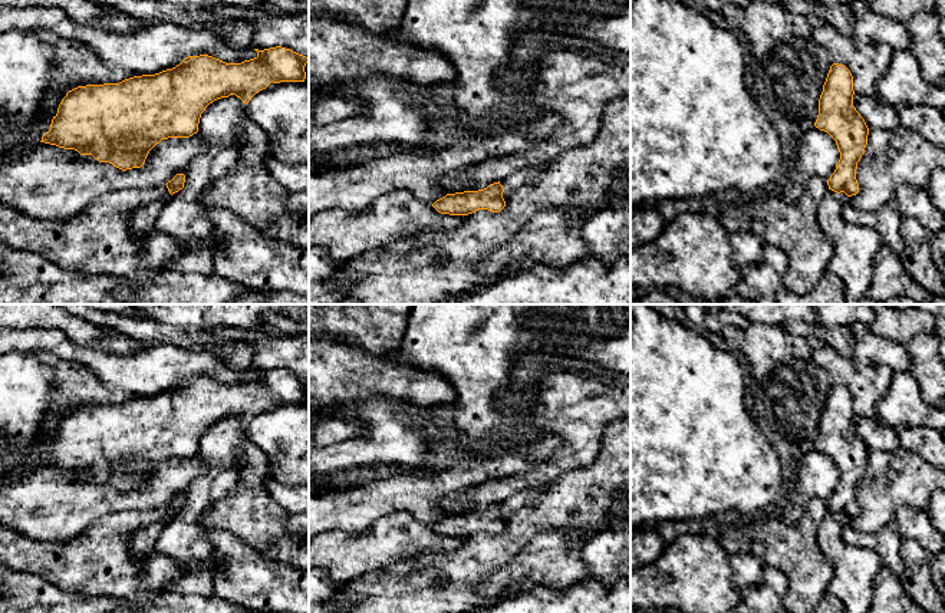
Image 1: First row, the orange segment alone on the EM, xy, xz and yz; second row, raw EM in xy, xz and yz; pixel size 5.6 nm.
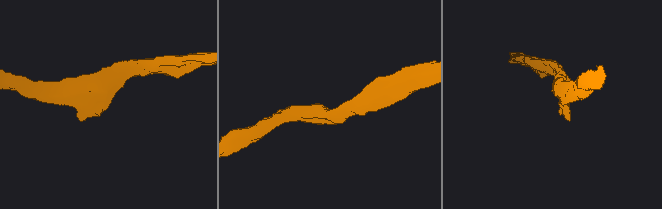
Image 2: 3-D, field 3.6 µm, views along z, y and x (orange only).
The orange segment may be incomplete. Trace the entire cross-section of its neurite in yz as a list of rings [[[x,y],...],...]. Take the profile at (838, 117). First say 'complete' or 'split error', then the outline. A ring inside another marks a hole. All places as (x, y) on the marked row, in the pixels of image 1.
complete; [[[833,63],[819,99],[814,126],[827,132],[837,145],[840,159],[827,179],[829,189],[847,197],[859,192],[857,162],[867,145],[869,128],[853,106],[853,76],[844,65]]]

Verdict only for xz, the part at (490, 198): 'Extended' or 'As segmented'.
As segmented

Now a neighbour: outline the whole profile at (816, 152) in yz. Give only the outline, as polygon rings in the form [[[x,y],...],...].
[[[814,125],[796,134],[793,175],[806,181],[814,177],[829,179],[840,159],[836,141]]]

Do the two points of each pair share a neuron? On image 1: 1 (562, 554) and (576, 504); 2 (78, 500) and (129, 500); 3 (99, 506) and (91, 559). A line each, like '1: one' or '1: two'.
1: two
2: one
3: two

